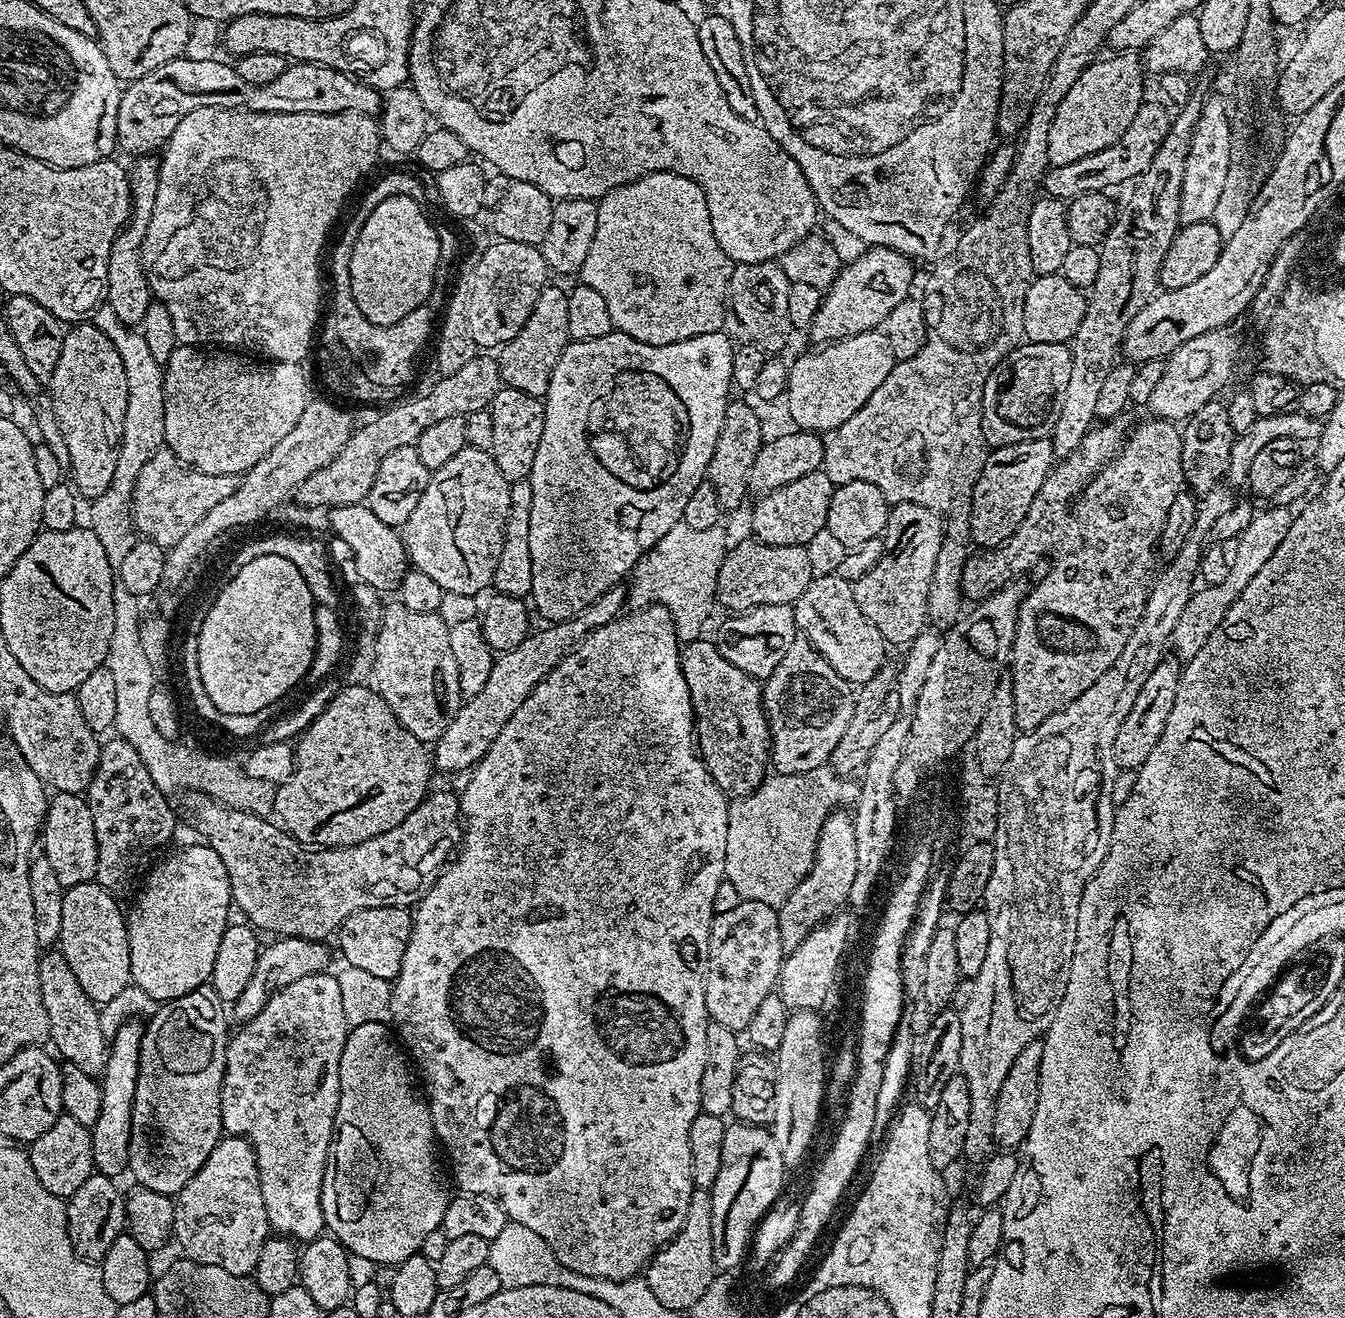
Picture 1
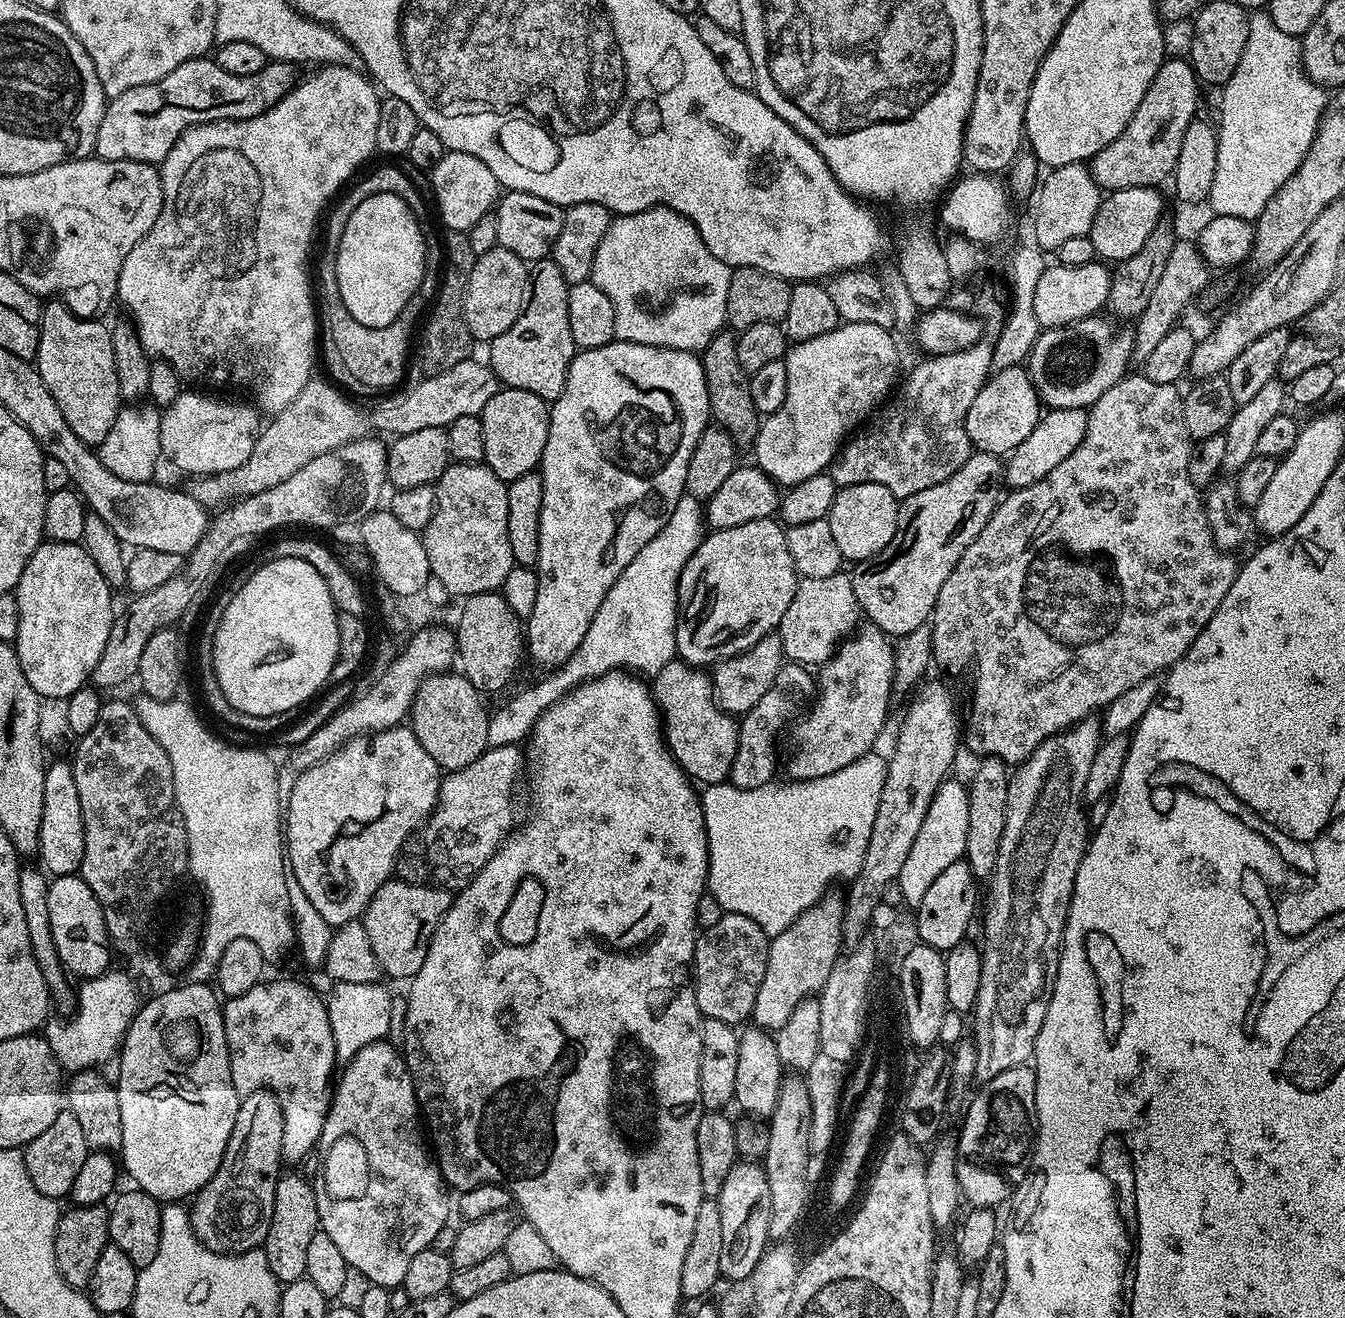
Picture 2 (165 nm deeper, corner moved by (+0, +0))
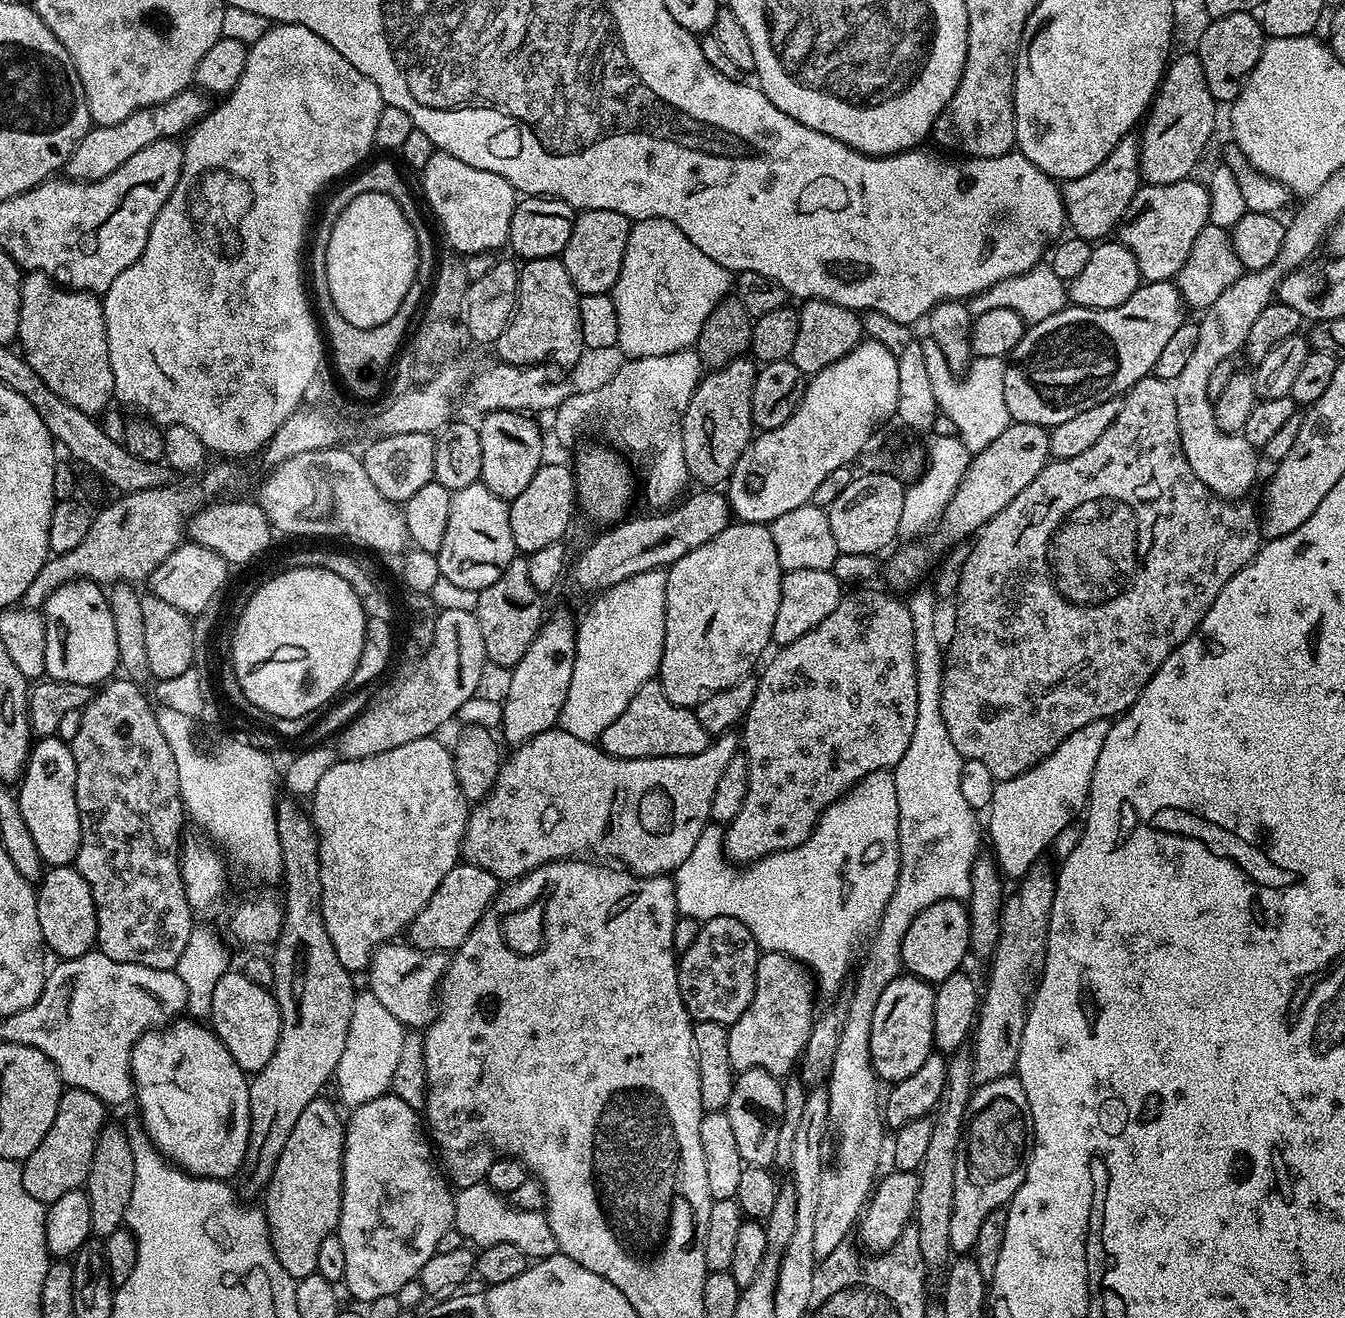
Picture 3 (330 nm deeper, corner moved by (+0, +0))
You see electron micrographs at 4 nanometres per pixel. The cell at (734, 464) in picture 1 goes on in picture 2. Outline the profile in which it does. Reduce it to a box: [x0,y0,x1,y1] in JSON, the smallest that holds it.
[702,334,762,445]

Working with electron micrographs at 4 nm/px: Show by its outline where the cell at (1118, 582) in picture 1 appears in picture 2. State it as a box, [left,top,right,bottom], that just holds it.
[931,374,1238,766]

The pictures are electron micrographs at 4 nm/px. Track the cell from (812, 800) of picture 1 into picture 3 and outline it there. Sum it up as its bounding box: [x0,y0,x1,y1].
[672,770,899,996]

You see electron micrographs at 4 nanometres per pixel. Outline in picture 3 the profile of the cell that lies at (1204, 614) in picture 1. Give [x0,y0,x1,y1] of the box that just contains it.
[986,720,1109,877]

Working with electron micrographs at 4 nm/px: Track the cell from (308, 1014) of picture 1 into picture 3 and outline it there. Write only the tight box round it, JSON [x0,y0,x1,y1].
[210,970,280,1074]

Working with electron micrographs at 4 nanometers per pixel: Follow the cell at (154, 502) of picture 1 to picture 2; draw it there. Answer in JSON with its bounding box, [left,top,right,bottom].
[190,379,369,509]

